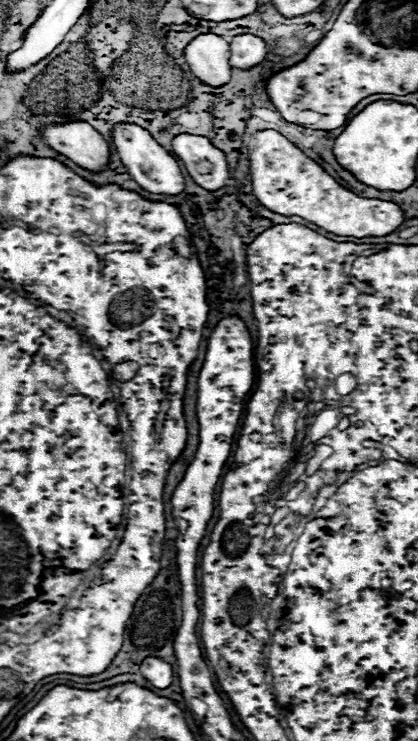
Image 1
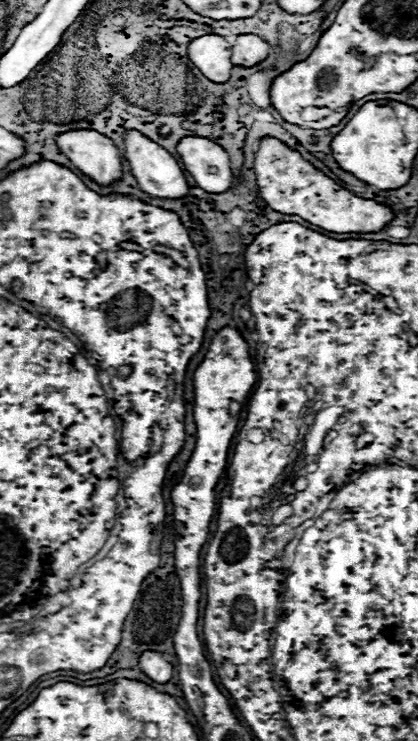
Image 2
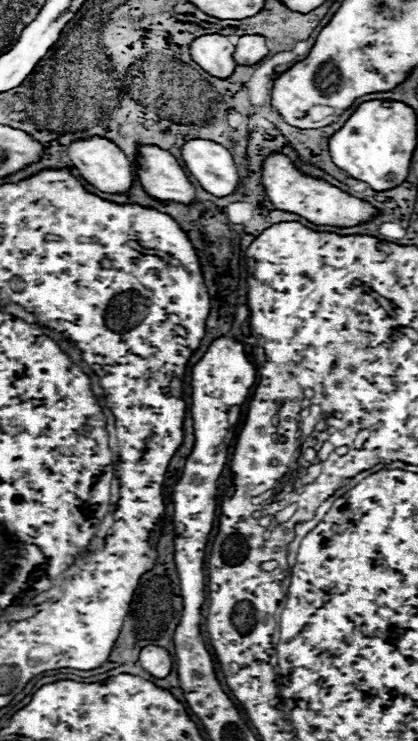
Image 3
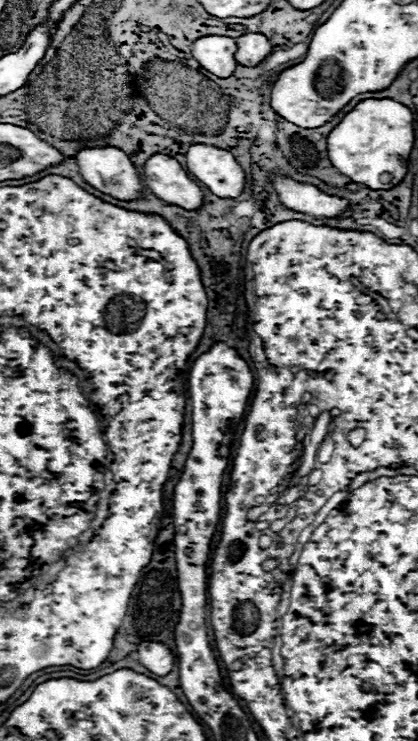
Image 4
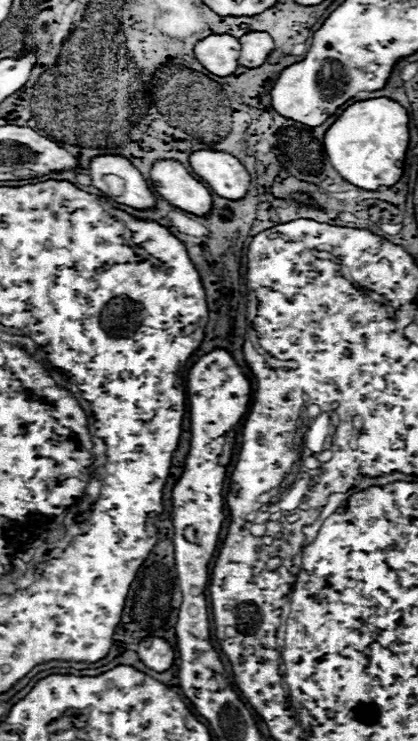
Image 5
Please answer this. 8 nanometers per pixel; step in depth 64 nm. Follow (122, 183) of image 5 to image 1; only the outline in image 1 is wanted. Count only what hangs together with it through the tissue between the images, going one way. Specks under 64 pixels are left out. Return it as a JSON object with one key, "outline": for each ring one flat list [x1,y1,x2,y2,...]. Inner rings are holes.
{"outline":[[84,120,46,124,40,134,50,148,74,160,82,168,98,172,110,158,108,140]]}

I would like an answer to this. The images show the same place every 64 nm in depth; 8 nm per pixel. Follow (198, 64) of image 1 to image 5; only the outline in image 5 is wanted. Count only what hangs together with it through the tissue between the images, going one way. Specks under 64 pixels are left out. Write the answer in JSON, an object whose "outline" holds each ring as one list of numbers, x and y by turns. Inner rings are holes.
{"outline":[[212,34,196,42,194,56,206,70,212,70,212,74,234,74,238,68,240,42,230,34]]}

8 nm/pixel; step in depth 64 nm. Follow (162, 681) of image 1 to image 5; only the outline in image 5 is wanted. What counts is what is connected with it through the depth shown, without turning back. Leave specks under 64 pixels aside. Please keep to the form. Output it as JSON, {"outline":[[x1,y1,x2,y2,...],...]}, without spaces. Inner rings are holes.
{"outline":[[148,638,138,644,138,658,154,672,166,672,174,662,174,650,164,638]]}

